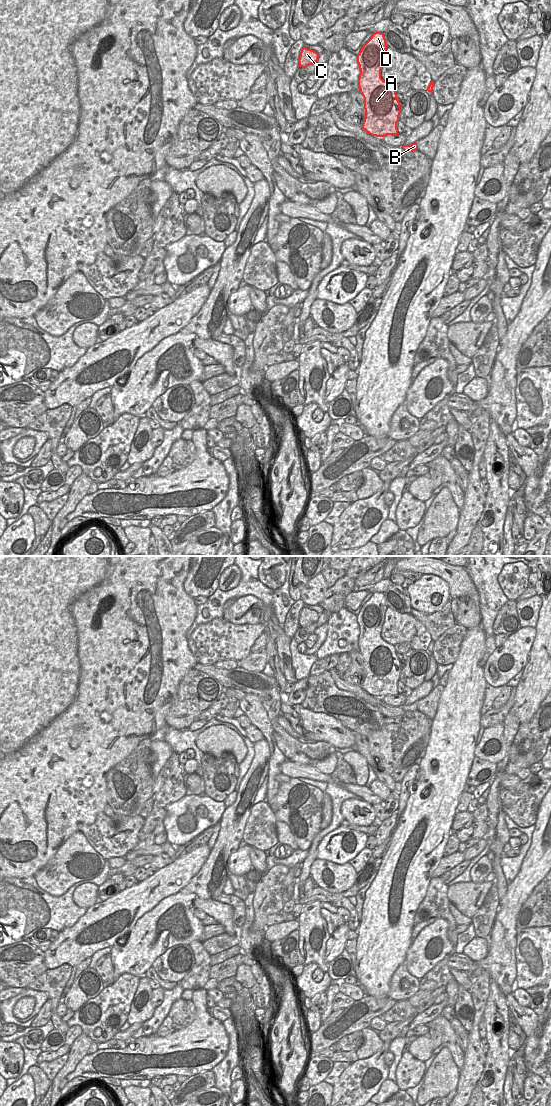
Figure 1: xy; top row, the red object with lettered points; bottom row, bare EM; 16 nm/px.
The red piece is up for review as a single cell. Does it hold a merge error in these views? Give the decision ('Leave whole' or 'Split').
Leave whole

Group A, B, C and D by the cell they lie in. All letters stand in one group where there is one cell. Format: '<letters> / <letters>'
A B C D

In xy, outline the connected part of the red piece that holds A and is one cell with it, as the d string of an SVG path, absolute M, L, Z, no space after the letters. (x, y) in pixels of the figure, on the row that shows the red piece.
M375 32L362 46L357 55L357 63L360 69L358 87L364 98L365 109L365 118L362 123L362 129L376 137L399 134L397 122L399 121L399 116L402 110L397 98L395 87L381 78L381 70L387 47L384 33Z

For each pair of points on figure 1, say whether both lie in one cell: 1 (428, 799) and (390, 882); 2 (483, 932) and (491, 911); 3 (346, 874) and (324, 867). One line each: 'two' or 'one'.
1: one
2: one
3: one

